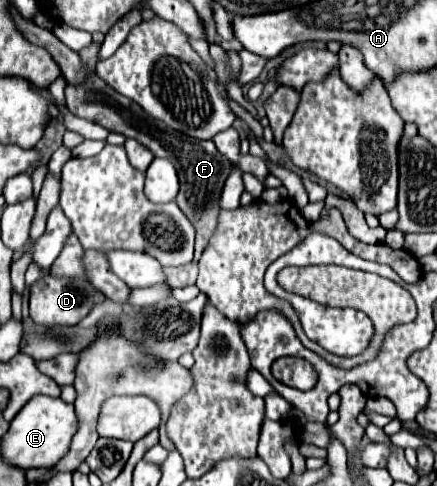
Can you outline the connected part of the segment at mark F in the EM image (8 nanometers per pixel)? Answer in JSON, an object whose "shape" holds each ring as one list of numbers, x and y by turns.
{"shape":[[94,41,88,47,84,47,82,51,78,51,80,59,88,67,88,75,86,75,86,81,82,81,80,85,70,85,70,83,66,85,66,107,76,117,94,121,108,131,116,131,116,133,122,133,124,137,134,137,134,139,142,141,142,145,146,145,154,153,154,157,166,157,168,161,174,161,174,167,178,169,178,177,180,177,180,193,176,197,176,203,182,209,182,213,186,213,186,217,190,217,190,223,196,229,194,263,198,263,202,251,206,249,206,245,210,243,210,239,216,231,218,213,222,211,220,195,222,195,224,183,226,183,228,175,232,173,234,165,230,159,226,159,222,153,218,153,218,149,212,141,192,139,184,133,174,131,166,123,150,117,136,101,120,95,110,85,106,85,96,75,98,53,100,53,100,43,94,43]]}

